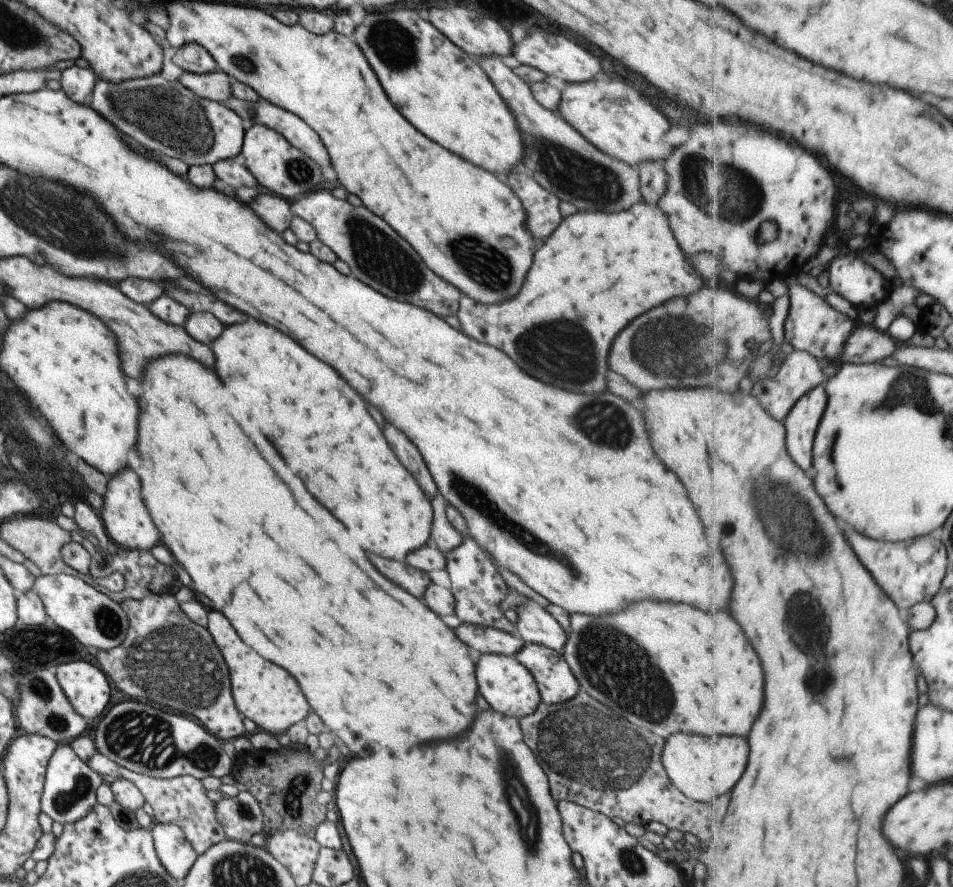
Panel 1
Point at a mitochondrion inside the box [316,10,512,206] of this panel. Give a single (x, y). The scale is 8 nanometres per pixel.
(395, 47)

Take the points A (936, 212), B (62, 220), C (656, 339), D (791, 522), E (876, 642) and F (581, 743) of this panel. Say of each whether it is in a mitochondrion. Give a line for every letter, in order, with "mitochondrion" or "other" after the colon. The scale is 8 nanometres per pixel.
A: other
B: mitochondrion
C: mitochondrion
D: mitochondrion
E: mitochondrion
F: mitochondrion

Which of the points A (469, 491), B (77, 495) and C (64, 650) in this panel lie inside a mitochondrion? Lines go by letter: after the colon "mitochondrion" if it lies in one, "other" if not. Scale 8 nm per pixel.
A: mitochondrion
B: other
C: other

